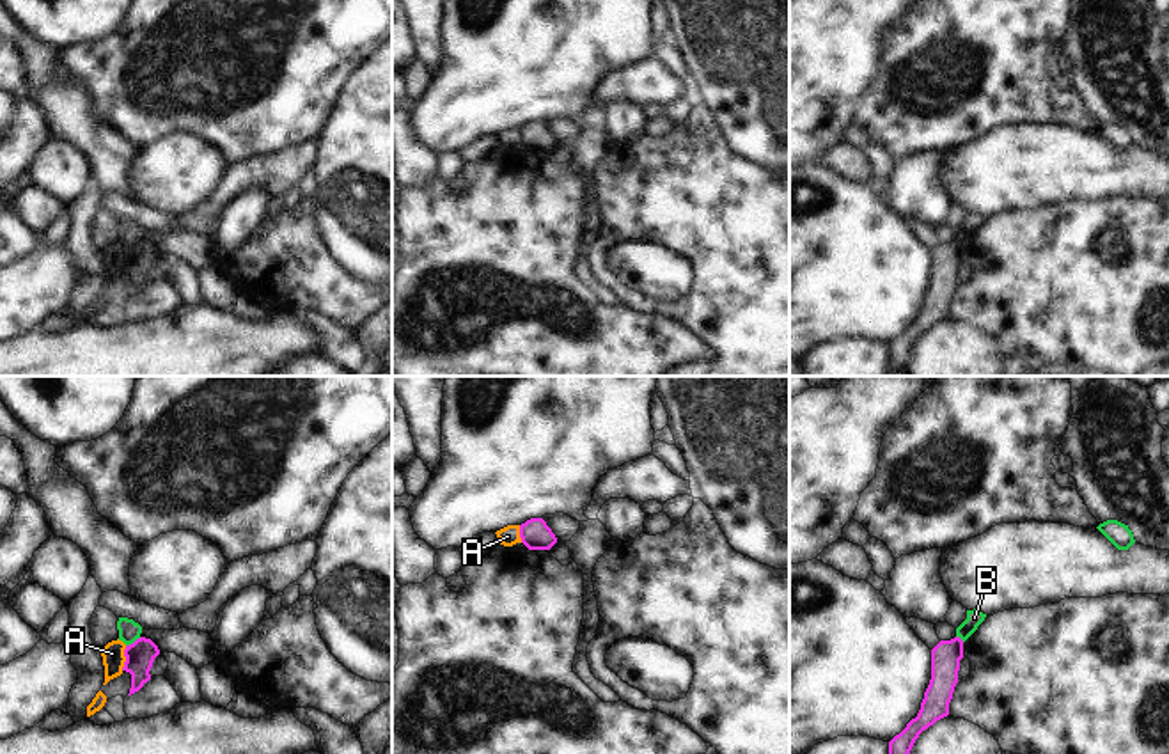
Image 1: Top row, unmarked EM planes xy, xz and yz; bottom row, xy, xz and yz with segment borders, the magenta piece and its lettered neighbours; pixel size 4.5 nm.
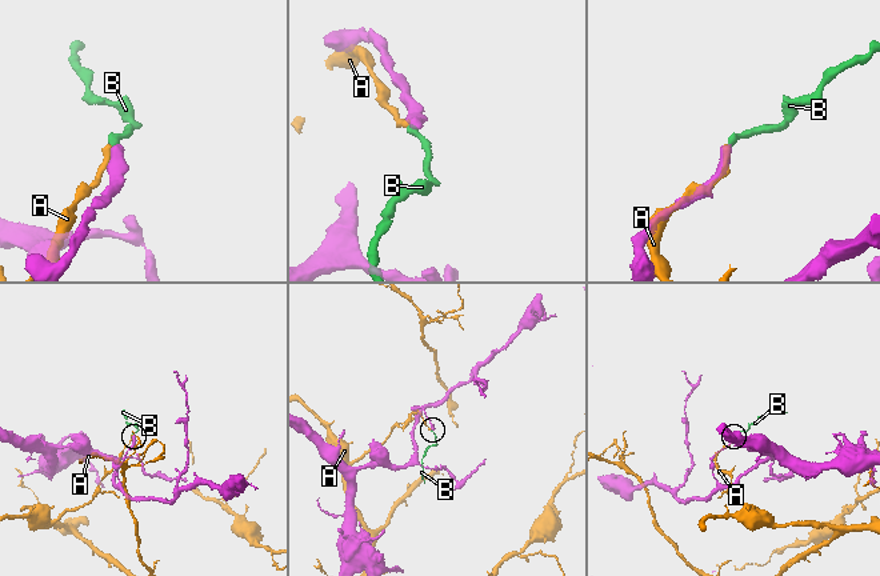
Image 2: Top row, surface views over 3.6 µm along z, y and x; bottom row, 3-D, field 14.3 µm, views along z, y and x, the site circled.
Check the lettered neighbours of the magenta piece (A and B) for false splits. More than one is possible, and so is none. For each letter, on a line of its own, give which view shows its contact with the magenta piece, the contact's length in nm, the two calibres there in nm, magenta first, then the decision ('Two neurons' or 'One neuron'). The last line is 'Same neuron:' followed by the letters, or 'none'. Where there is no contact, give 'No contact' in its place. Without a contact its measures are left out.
A: Touches magenta in xy. Shared border 110 nm. Thickness 130 nm (magenta) against 100 nm. Two neurons
B: Touches magenta in xy. Shared border 80 nm. Thickness 130 nm (magenta) against 100 nm. Two neurons
Same neuron: none.

